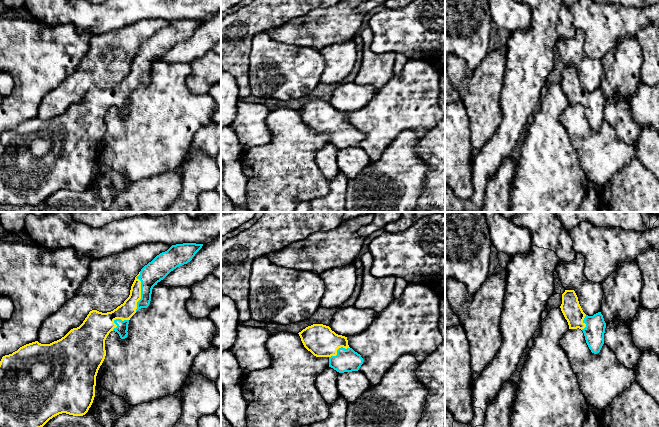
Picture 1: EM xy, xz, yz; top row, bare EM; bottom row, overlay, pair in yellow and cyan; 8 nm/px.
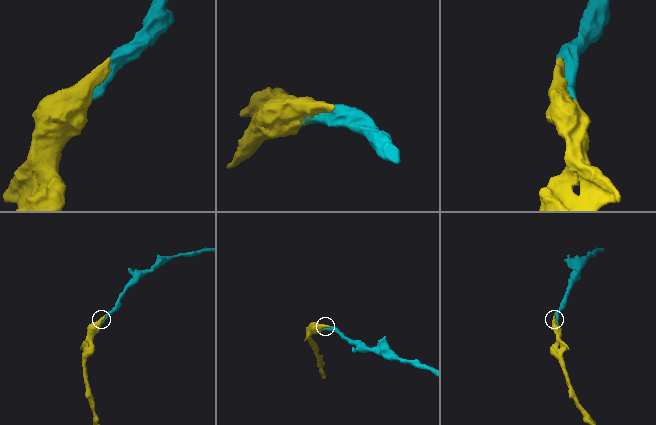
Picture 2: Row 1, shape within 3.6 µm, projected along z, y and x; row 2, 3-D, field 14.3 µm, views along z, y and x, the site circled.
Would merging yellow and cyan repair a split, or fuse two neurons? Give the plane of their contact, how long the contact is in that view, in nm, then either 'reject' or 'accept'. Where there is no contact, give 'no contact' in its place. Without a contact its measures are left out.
meets yellow in xy; contact 320 nm long; accept

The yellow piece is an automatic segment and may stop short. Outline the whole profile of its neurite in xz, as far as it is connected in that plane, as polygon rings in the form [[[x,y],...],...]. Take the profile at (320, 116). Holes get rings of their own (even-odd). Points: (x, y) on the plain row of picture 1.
[[[313,100],[298,109],[304,123],[316,133],[328,133],[329,143],[339,149],[358,147],[363,134],[348,121],[347,113],[338,111],[329,102]]]

